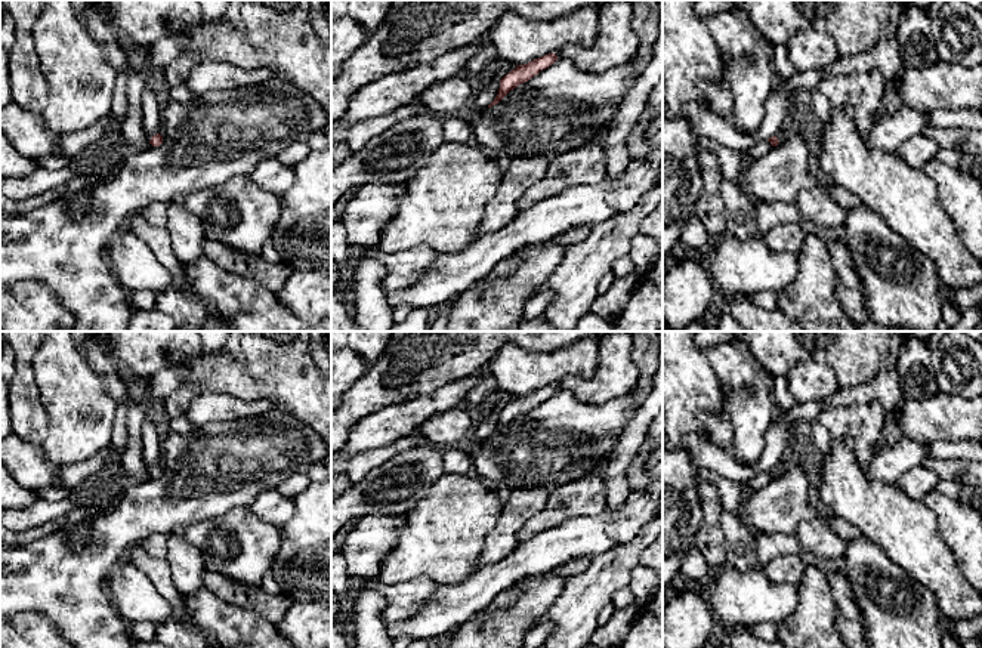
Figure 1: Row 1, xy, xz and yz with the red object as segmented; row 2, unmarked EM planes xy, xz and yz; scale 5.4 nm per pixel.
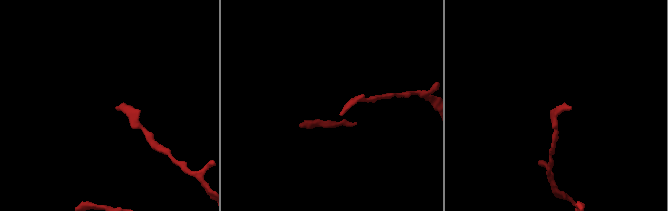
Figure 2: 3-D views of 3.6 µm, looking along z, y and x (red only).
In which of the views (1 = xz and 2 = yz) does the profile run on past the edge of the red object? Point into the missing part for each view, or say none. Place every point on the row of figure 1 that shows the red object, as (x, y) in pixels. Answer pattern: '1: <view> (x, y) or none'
1: none
2: yz (781, 135)

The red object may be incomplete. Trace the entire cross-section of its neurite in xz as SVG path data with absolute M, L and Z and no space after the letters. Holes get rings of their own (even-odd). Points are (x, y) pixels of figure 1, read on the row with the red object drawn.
M549 53L541 58L534 59L528 64L516 65L515 70L512 70L509 74L506 74L500 80L498 93L497 93L495 99L488 105L488 108L498 104L510 90L513 90L519 84L531 80L534 75L537 75L540 71L549 68L556 61L558 61L556 53Z

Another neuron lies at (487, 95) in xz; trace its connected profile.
M492 80L492 83L487 87L482 87L481 92L473 96L472 102L469 104L469 112L476 112L485 109L497 96L500 87L500 80Z

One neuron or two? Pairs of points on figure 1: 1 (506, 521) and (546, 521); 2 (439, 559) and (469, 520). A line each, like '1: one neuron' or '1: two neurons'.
1: two neurons
2: one neuron

